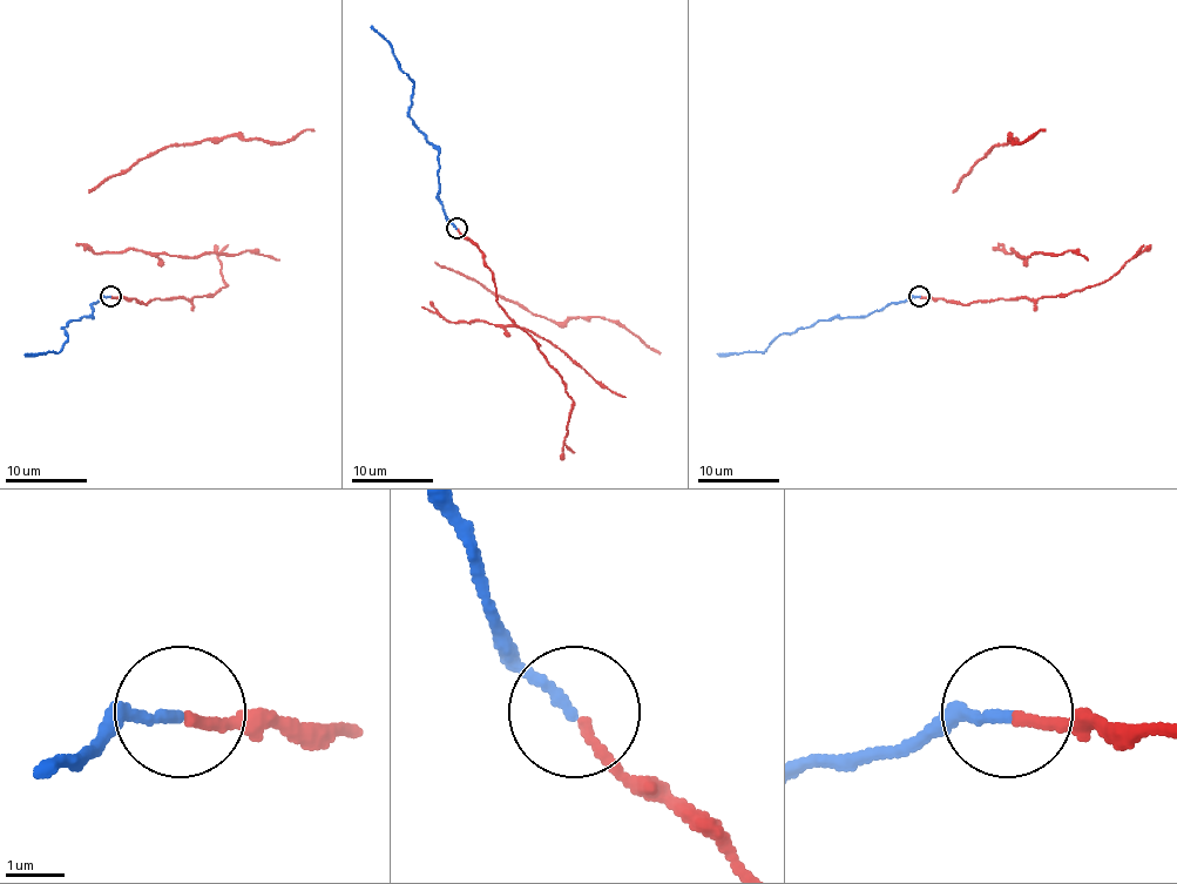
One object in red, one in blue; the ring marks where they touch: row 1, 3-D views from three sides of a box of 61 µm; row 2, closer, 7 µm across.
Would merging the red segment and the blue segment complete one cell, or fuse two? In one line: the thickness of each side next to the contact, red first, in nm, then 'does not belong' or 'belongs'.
160 nm thick on the red side, 180 nm on the other; does not belong

